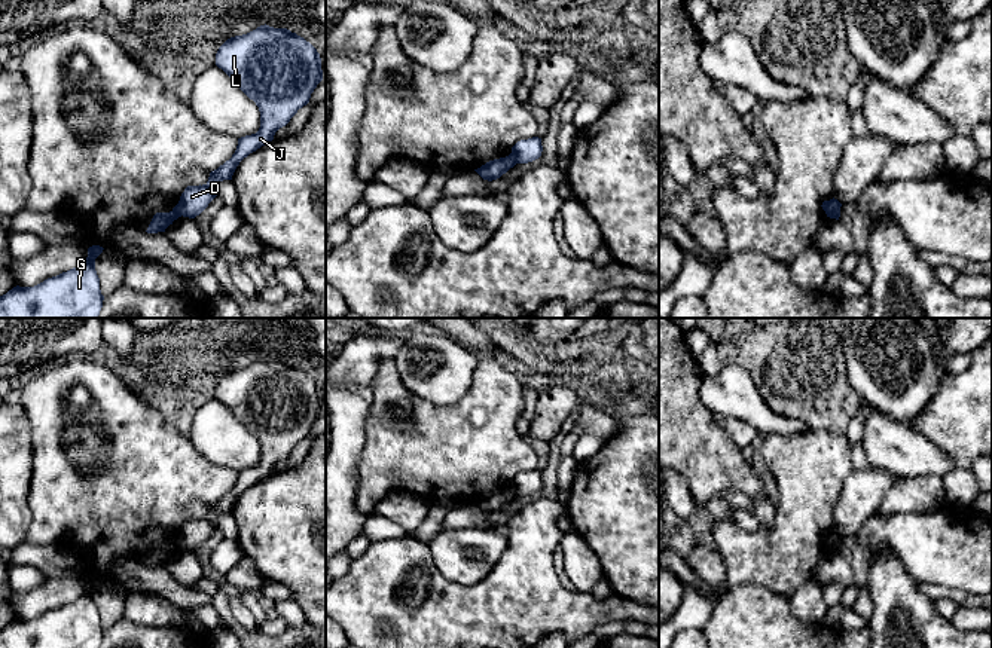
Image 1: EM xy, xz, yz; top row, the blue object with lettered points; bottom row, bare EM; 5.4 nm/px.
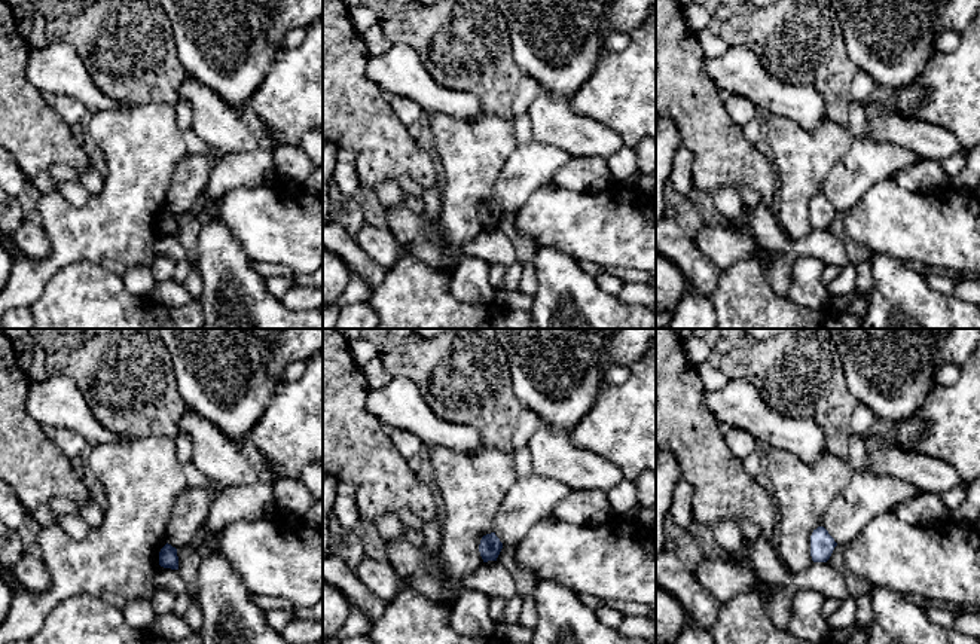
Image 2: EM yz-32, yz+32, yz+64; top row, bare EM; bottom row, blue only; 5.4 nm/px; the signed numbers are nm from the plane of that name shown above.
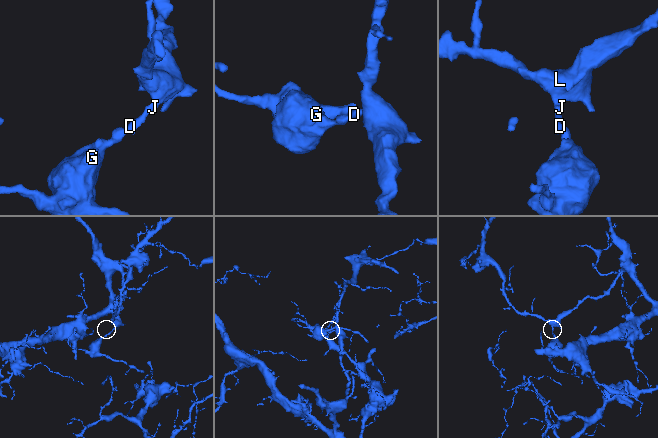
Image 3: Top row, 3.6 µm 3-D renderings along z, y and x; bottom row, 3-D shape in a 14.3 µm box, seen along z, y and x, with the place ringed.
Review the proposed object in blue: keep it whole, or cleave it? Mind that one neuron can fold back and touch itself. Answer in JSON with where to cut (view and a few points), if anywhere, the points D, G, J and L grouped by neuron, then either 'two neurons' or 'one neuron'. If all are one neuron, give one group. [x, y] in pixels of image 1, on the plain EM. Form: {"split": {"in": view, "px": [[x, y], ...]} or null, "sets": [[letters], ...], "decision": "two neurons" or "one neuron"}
{"split": {"in": "xy", "px": [[177, 537], [182, 547]]}, "sets": [["D", "J", "L"], ["G"]], "decision": "two neurons"}

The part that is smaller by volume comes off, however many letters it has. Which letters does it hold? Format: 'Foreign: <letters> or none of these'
Foreign: G

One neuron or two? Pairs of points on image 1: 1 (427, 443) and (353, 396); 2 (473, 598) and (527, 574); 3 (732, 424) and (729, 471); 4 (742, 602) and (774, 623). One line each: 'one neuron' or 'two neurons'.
1: two neurons
2: one neuron
3: two neurons
4: one neuron

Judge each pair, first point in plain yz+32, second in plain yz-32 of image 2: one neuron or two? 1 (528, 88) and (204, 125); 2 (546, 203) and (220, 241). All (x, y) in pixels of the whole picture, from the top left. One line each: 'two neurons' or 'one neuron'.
1: two neurons
2: two neurons

